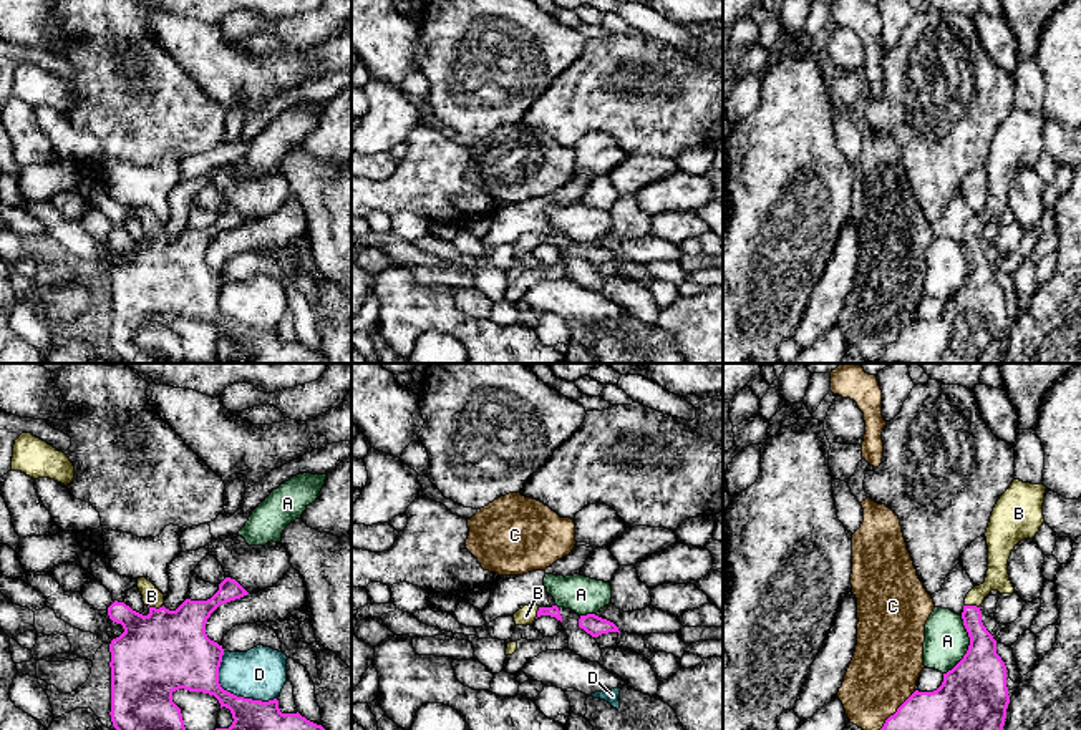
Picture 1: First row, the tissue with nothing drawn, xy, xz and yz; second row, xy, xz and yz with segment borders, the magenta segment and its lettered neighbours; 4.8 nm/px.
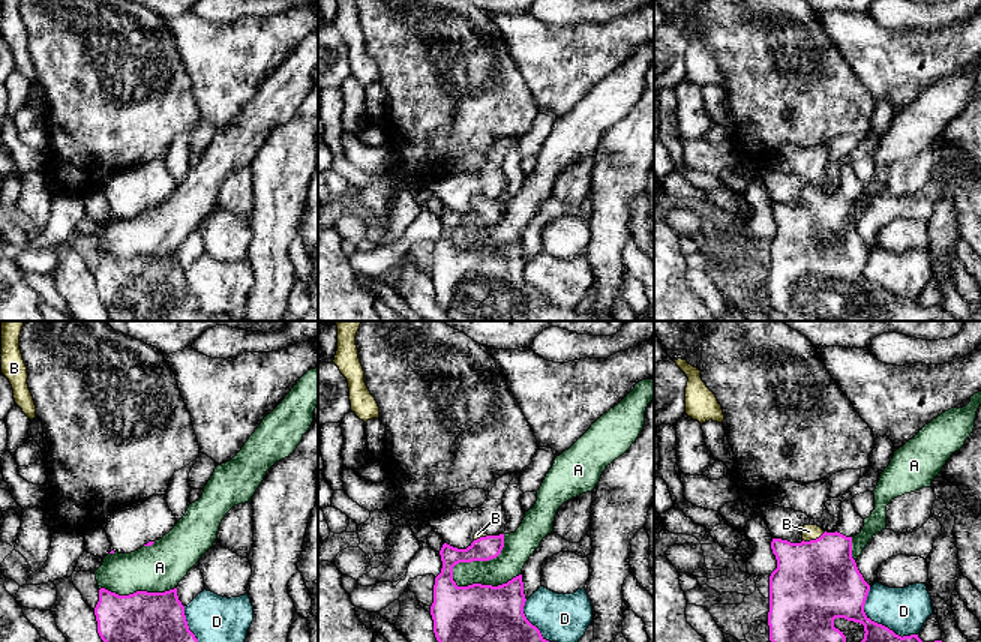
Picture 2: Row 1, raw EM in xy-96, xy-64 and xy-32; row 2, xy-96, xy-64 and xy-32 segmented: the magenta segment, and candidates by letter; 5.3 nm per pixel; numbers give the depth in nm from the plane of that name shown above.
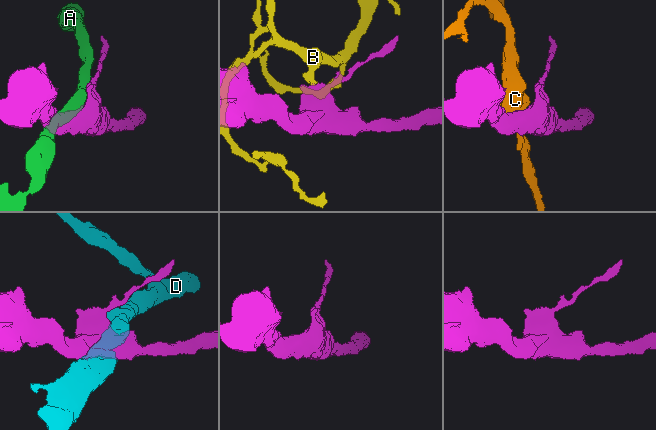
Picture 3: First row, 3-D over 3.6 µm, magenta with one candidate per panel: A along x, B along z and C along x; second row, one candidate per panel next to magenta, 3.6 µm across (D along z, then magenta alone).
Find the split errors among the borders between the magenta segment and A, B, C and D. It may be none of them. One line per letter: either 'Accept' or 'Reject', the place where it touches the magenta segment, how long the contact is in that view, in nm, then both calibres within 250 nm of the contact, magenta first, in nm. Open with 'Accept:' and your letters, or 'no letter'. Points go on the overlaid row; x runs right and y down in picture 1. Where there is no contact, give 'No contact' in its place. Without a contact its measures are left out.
Accept: B
A: Reject. Touches magenta at yz (969, 646). Shared border 300 nm. Thickness 340 nm (magenta) against 220 nm
B: Accept. Touches magenta at xy (155, 608). Shared border 80 nm. Thickness 400 nm (magenta) against 100 nm
C: Reject. Touches magenta at yz (897, 710). Shared border 260 nm. Thickness 220 nm (magenta) against 340 nm
D: Reject. Touches magenta at xy (232, 694). Shared border 340 nm. Thickness 260 nm (magenta) against 260 nm

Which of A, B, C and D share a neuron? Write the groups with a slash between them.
A / B / C / D

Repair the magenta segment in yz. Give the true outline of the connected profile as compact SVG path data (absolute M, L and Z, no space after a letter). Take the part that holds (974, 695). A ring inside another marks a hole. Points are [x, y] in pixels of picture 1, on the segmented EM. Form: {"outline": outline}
{"outline": "M1013 479L1000 496L985 533L986 577L967 594L962 612L970 637L967 654L943 674L937 690L915 690L880 730L1003 730L1010 703L1006 665L982 622L980 607L991 591L1015 594L1008 559L1018 543L1033 539L1043 526L1045 493L1045 484Z"}

